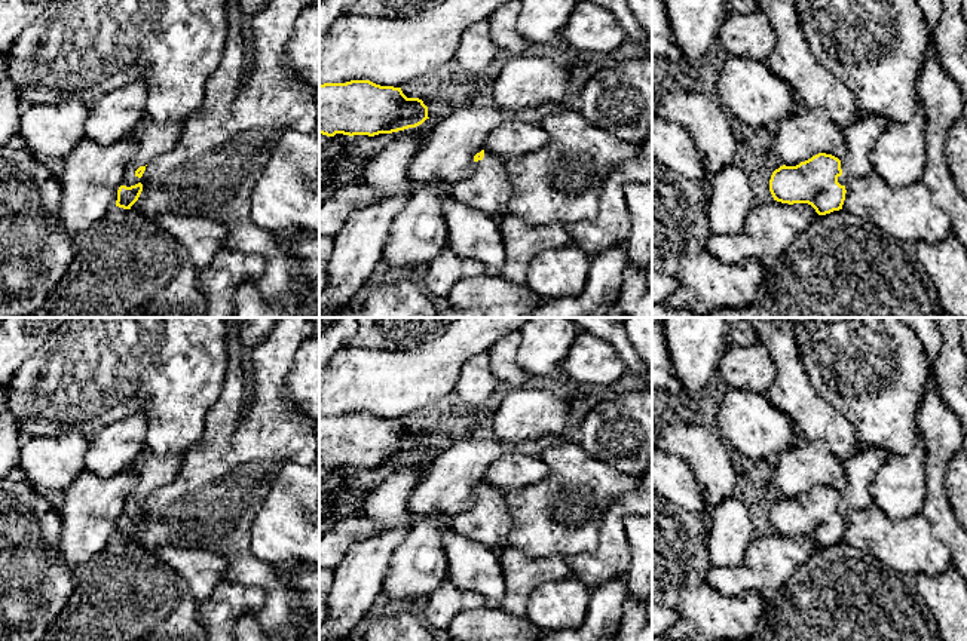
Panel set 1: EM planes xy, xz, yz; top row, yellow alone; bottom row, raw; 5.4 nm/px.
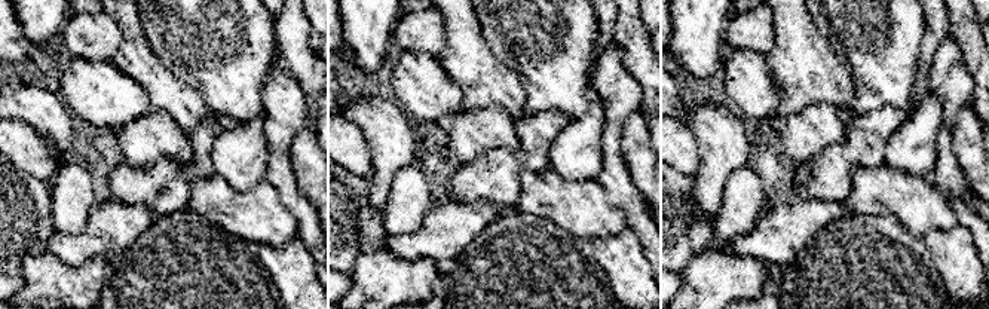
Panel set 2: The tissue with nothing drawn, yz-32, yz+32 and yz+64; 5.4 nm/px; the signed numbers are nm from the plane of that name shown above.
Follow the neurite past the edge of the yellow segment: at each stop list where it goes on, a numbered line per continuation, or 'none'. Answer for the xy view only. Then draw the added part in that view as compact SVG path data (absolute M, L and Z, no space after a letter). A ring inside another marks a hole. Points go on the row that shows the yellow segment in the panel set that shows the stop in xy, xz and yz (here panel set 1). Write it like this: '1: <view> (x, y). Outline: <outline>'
1: xy (155, 140). Outline: M147 114L131 129L129 134L138 141L138 148L126 166L122 185L131 187L140 183L135 171L171 151L180 141L184 126L181 123L159 125Z

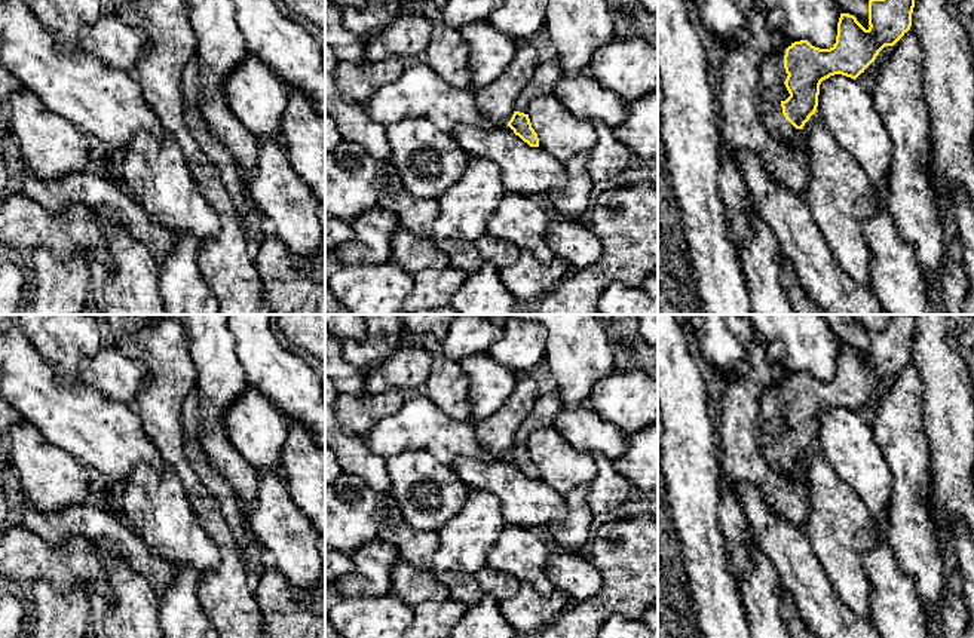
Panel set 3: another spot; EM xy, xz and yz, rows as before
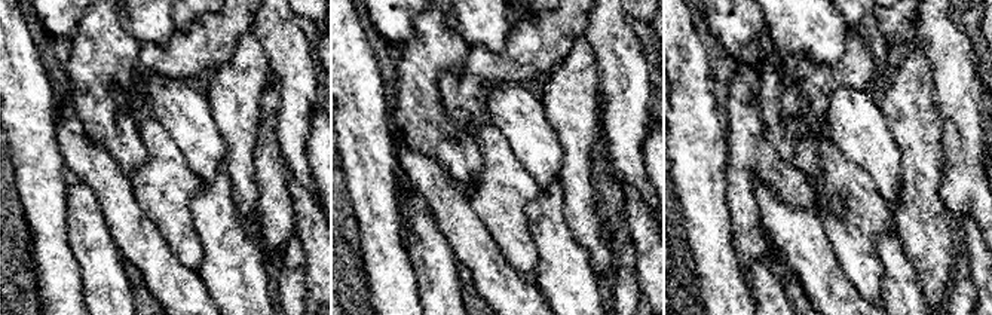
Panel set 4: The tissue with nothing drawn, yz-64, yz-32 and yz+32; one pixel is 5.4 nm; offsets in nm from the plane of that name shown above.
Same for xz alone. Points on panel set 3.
1: xz (548, 73). Outline: M558 58L539 62L532 80L514 102L514 111L527 114L532 98L551 95L555 85L564 77Z

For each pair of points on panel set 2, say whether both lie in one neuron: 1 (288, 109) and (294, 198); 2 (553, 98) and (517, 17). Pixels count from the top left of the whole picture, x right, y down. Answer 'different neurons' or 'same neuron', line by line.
1: same neuron
2: same neuron

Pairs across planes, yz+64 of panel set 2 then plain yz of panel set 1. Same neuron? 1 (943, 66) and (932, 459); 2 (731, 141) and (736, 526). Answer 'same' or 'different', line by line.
1: same
2: different

